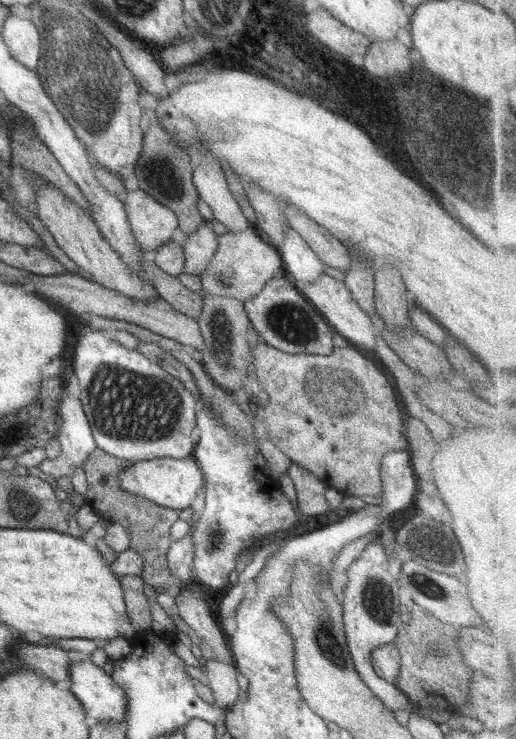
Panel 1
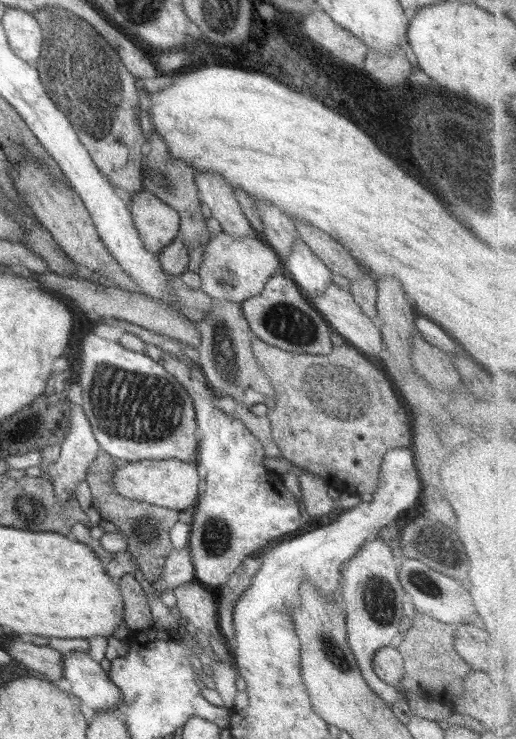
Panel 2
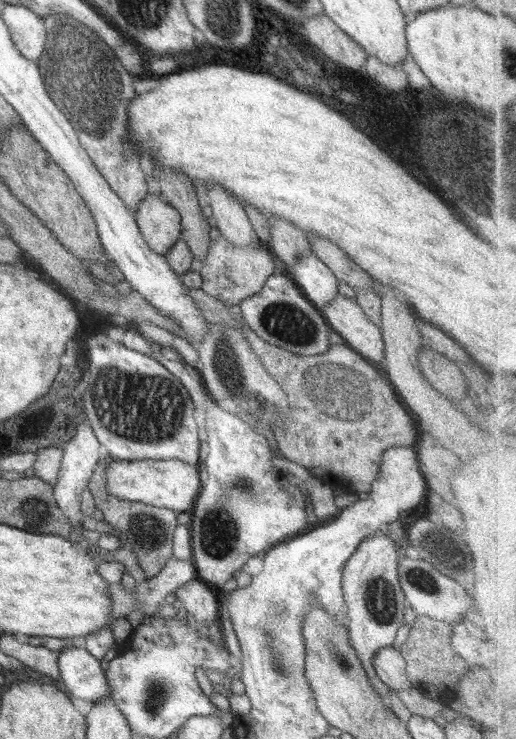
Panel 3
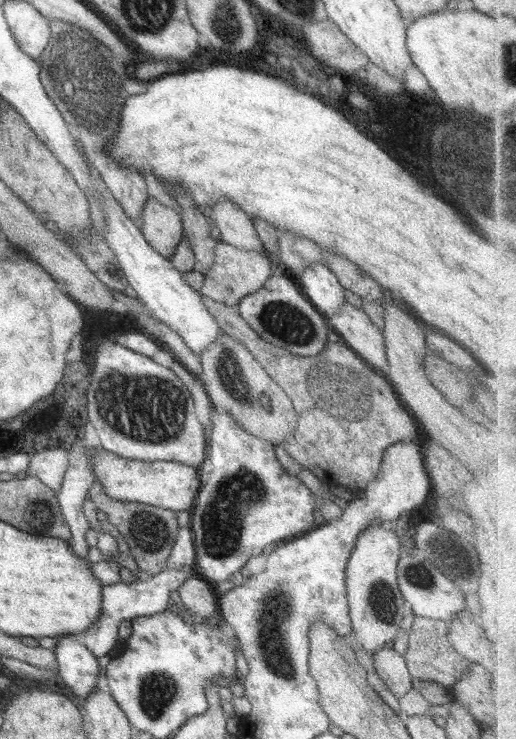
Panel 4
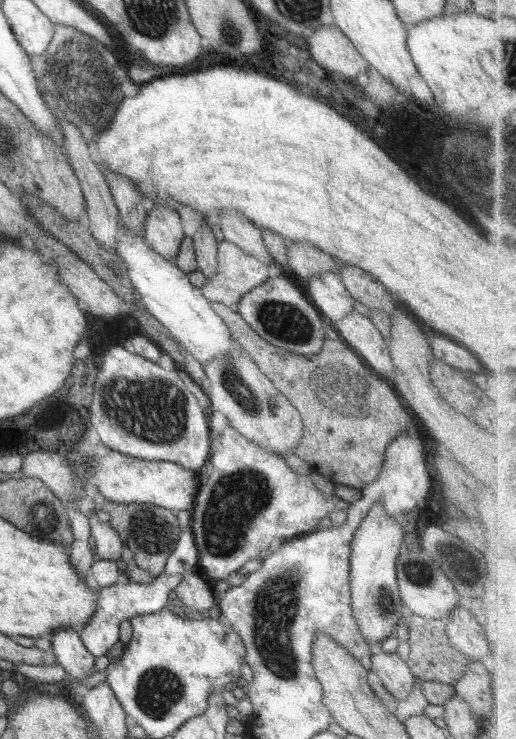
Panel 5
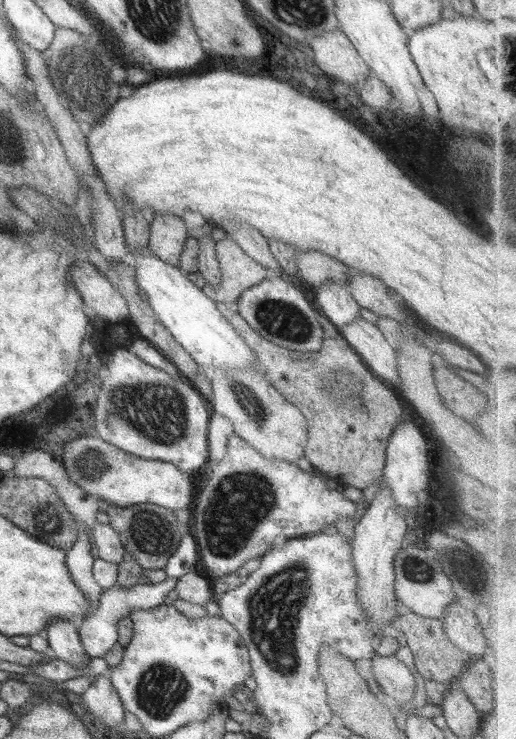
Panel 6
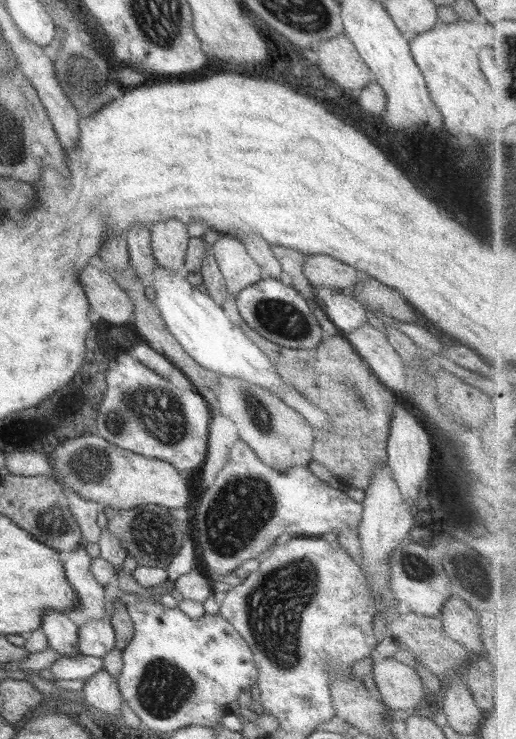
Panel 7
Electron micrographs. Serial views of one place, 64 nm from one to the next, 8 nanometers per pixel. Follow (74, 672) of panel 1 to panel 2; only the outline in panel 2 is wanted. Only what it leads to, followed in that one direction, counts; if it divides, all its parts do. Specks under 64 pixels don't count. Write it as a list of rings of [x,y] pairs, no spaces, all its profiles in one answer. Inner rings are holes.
[[[70,653],[63,659],[63,678],[72,686],[72,694],[95,713],[116,711],[123,695],[118,686],[110,681],[106,670],[103,670],[97,661],[86,653]]]

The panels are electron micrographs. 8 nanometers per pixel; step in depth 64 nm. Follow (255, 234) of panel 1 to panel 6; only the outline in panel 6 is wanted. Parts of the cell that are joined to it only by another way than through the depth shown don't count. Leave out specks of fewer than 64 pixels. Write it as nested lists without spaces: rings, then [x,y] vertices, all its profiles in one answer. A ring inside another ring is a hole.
[[[229,237],[217,242],[215,251],[222,276],[220,290],[214,291],[209,285],[205,290],[216,304],[237,303],[247,288],[266,278],[267,268],[247,255]]]

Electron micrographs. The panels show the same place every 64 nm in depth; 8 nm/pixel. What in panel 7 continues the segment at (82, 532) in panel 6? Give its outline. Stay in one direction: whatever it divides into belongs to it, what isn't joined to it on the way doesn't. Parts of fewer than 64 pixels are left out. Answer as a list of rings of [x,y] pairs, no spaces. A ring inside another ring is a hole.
[[[85,542],[63,559],[66,579],[78,595],[78,606],[68,614],[79,627],[90,619],[100,619],[106,611],[105,586],[90,572],[92,560],[86,552]]]

